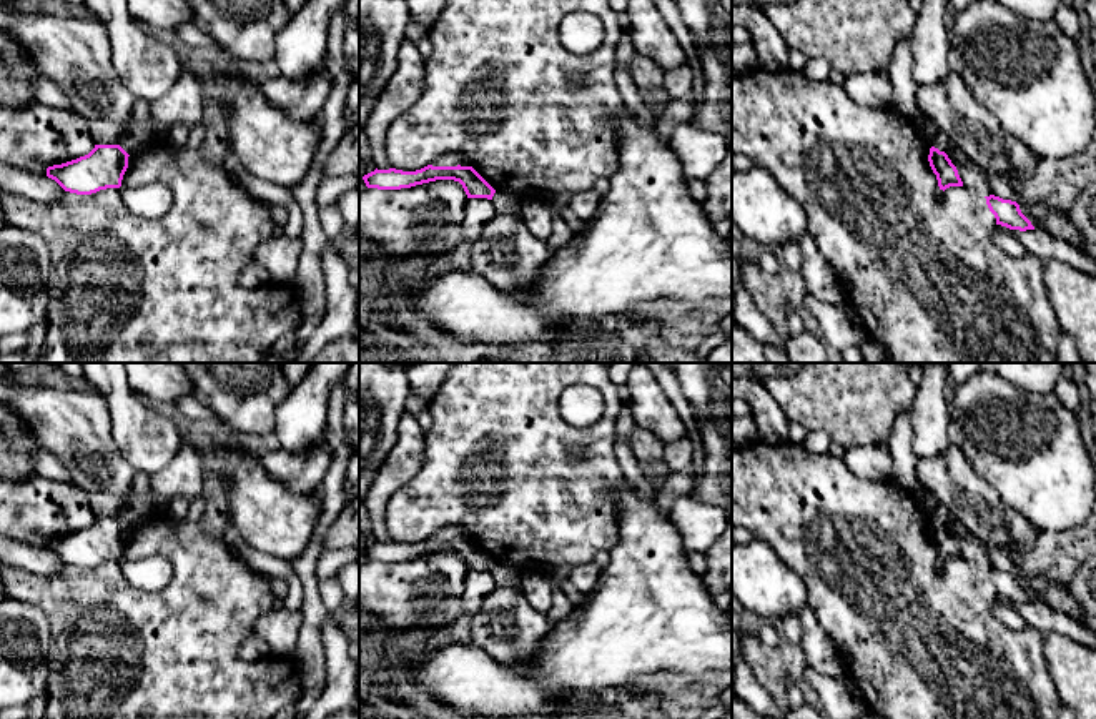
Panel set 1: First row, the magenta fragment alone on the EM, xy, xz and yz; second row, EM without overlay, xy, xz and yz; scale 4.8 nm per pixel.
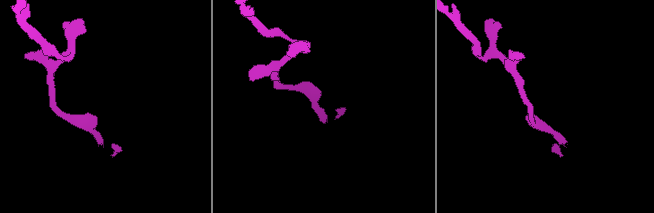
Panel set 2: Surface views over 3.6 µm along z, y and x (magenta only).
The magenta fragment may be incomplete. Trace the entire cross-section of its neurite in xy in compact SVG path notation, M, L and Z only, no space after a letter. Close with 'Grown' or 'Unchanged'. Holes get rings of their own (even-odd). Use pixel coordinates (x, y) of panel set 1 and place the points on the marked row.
M95 145L77 160L47 168L47 176L65 191L91 195L106 188L120 188L128 168L128 153L120 145Z. Unchanged

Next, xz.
M427 165L416 171L402 171L396 168L374 170L363 176L368 188L378 190L401 190L416 185L454 180L459 181L467 198L487 198L492 200L496 190L472 168L472 166L432 166Z. Unchanged

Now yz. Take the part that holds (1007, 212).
M985 196L990 211L996 218L996 225L1006 226L1010 230L1034 230L1031 221L1021 213L1019 205L1011 200L1003 200L1000 196Z. Unchanged

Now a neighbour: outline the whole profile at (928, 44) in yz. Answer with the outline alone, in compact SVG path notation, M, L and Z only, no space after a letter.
M923 0L916 15L908 47L913 57L916 85L940 83L951 73L948 67L950 35L945 28L945 12L950 0Z

